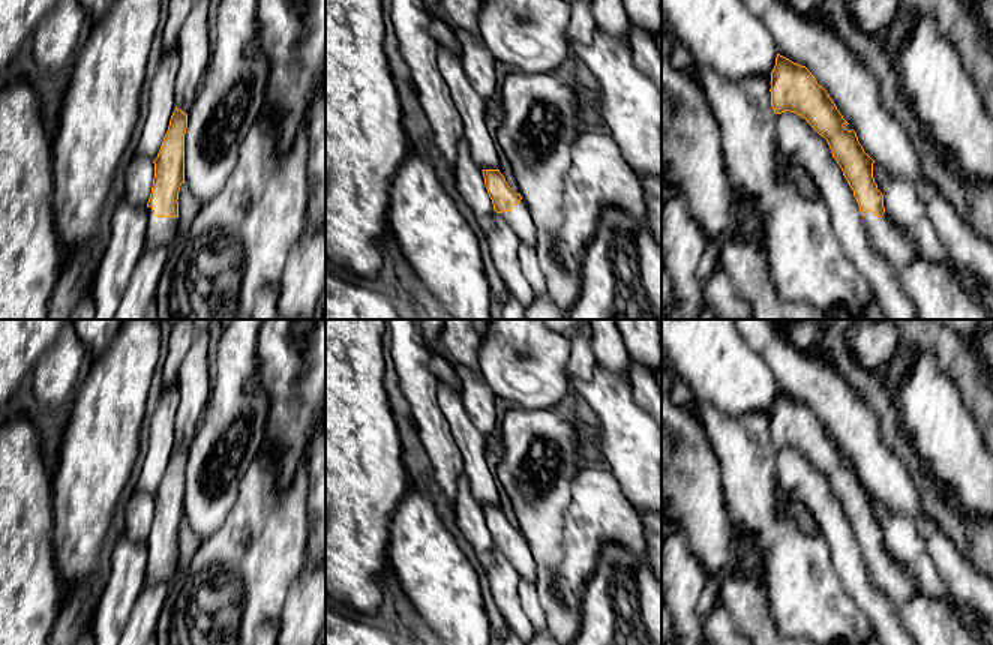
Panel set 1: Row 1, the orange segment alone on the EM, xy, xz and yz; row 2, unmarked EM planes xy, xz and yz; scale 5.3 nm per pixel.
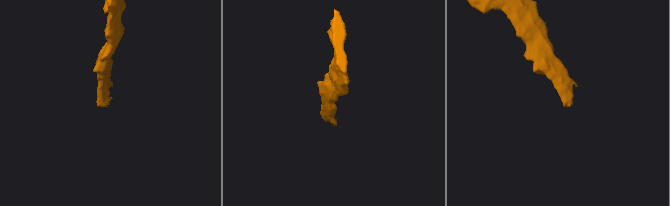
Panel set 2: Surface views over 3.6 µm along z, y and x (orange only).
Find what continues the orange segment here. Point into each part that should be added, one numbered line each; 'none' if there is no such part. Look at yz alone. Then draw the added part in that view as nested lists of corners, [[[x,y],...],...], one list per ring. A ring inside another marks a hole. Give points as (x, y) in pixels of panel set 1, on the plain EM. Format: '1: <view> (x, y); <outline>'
1: yz (930, 621); [[[867,548],[864,552],[867,576],[896,606],[903,626],[914,639],[914,645],[987,645],[972,634],[963,624],[950,602],[932,598],[921,592],[915,576],[888,550],[882,554]]]

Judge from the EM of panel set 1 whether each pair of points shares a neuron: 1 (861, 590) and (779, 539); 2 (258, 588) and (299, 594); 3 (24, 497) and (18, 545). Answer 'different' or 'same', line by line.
1: different
2: different
3: same

